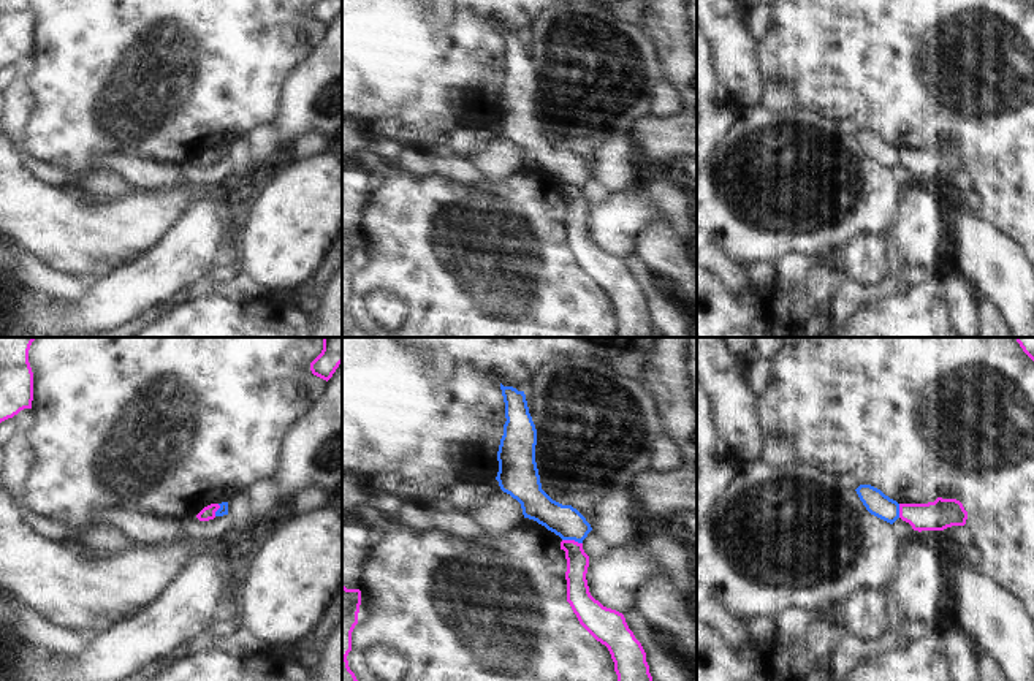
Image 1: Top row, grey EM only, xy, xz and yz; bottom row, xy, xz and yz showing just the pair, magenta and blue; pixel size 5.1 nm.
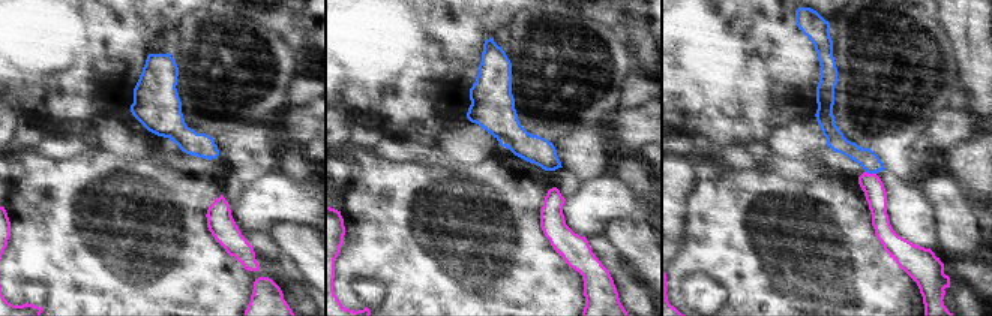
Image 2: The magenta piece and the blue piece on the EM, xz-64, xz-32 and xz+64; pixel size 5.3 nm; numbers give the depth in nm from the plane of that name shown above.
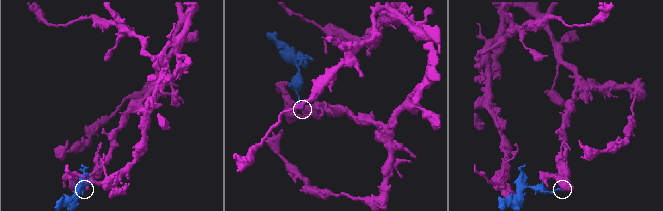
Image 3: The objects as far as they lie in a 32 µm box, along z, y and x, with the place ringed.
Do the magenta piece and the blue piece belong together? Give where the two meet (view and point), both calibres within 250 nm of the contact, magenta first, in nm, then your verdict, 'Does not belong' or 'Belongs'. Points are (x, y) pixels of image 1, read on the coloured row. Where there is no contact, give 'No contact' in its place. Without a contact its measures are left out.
Touches magenta at xz (572, 540). Thickness 110 nm (magenta) against 160 nm. Does not belong

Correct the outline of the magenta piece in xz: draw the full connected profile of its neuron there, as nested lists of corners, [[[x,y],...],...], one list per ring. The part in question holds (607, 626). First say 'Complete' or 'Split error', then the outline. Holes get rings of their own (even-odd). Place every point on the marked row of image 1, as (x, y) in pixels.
Complete. [[[562,540],[561,550],[567,559],[567,602],[580,624],[608,648],[618,681],[652,681],[646,652],[629,629],[624,614],[603,607],[591,595],[586,580],[589,556],[583,543]]]

